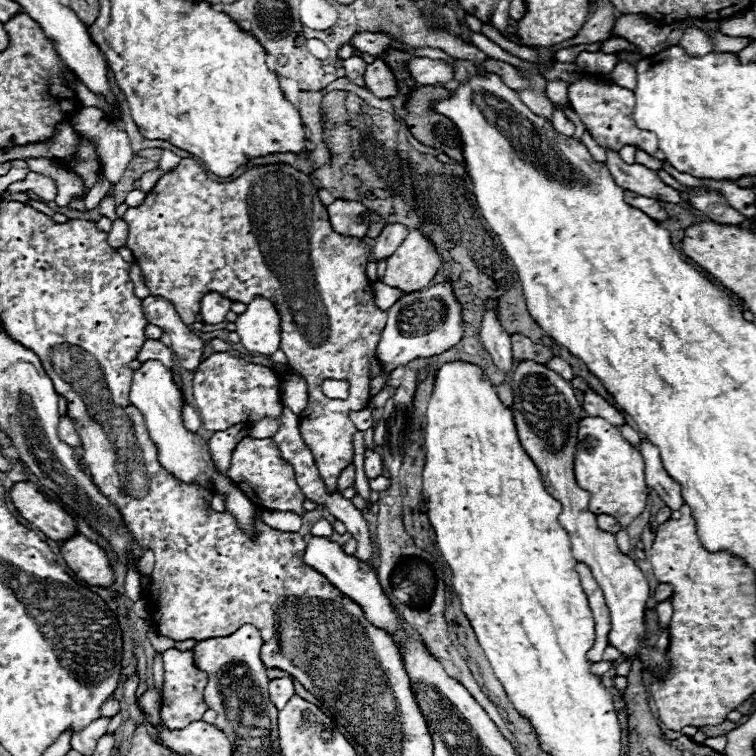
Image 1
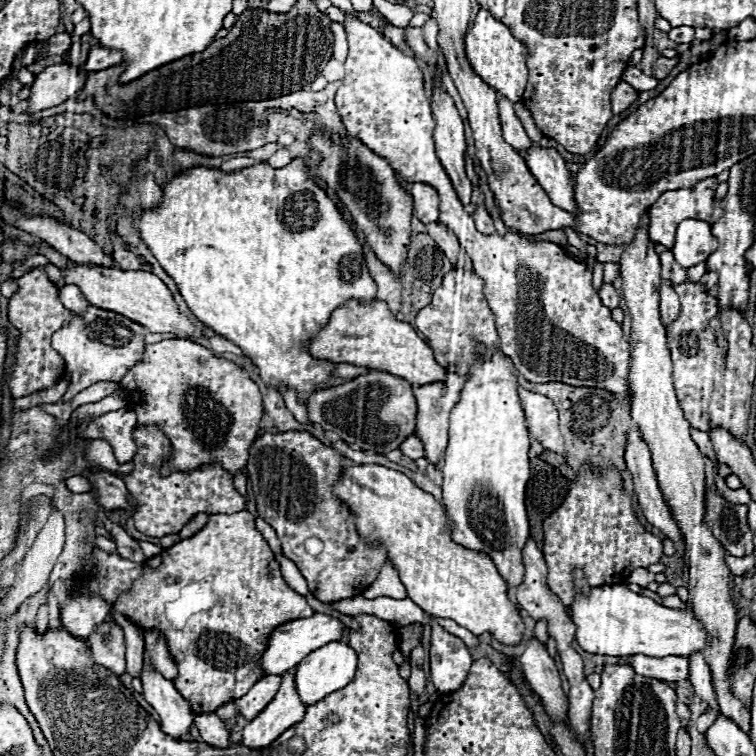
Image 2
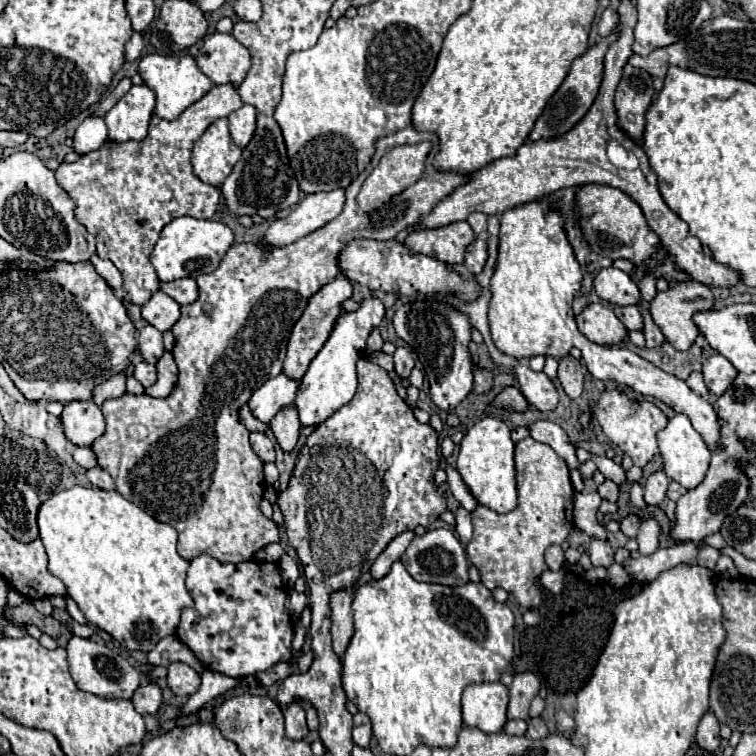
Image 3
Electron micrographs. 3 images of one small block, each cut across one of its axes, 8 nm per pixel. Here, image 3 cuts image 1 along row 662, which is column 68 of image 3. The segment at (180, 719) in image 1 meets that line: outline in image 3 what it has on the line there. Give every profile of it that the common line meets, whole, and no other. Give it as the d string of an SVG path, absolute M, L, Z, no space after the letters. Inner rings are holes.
M232 84L214 86L204 98L186 108L176 120L152 116L144 140L112 142L80 156L74 164L62 162L54 174L58 184L76 204L78 222L96 238L96 254L110 260L124 278L126 302L146 304L158 290L158 276L150 264L150 252L162 228L178 216L212 218L220 192L194 176L190 164L192 144L218 118L238 110L242 100Z

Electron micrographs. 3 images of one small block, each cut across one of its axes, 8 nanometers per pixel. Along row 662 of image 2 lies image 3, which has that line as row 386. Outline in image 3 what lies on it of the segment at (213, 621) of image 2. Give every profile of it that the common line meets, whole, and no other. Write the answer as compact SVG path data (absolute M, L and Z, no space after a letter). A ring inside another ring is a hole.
M408 126L408 128L404 128L404 130L398 130L396 134L390 134L390 136L380 138L380 140L376 142L376 154L374 154L372 162L370 162L370 164L366 166L366 170L364 170L364 172L362 172L362 174L360 174L360 176L346 188L346 204L344 204L344 210L342 210L332 222L328 222L326 226L314 230L312 234L308 234L308 236L304 236L304 238L300 238L300 240L296 240L296 242L292 242L292 244L288 244L288 246L282 246L282 248L270 248L270 250L258 248L256 244L234 244L234 246L224 254L224 262L218 266L218 270L214 270L214 272L210 272L210 274L202 274L202 276L196 278L198 288L200 288L200 298L198 298L196 302L192 302L192 304L182 306L182 316L180 316L180 320L178 320L178 322L174 324L174 328L172 328L172 332L174 332L174 336L176 336L176 344L174 344L172 354L174 354L174 360L176 360L176 364L178 364L178 372L180 372L180 374L178 374L178 384L176 384L176 388L172 390L172 394L170 394L168 398L152 398L152 396L146 396L146 394L142 394L142 396L124 394L124 396L120 396L120 398L114 398L114 400L106 400L106 402L104 402L104 406L102 406L102 414L104 414L104 418L106 418L106 434L104 434L102 438L98 438L98 440L92 444L92 452L94 452L96 458L98 458L98 466L100 466L102 470L106 470L106 472L114 478L118 494L122 494L126 500L134 502L136 506L142 506L142 510L146 510L146 512L148 512L152 518L156 518L158 522L164 522L164 524L170 524L172 528L176 528L176 532L178 532L178 554L180 554L184 560L192 560L192 558L196 558L196 556L200 556L200 554L208 554L208 556L212 556L212 558L216 558L216 560L220 560L220 562L238 564L238 562L246 562L246 560L250 560L260 548L264 548L264 546L268 546L268 544L272 544L272 542L278 542L278 528L276 528L276 524L274 524L270 518L266 518L266 516L260 512L260 508L258 508L258 504L260 504L260 500L264 498L264 492L266 492L266 482L264 482L264 462L252 452L252 446L250 446L250 442L248 442L248 434L250 434L250 432L248 432L248 428L246 428L244 424L240 424L240 420L238 420L238 410L240 410L242 404L246 404L246 402L250 400L252 392L258 390L258 386L262 386L266 380L270 380L270 378L274 378L274 376L278 376L278 374L282 372L282 360L284 360L284 356L286 356L286 342L288 342L288 336L290 336L290 332L292 332L292 326L294 326L296 320L302 316L302 312L304 312L304 308L306 308L306 304L308 304L308 298L310 298L314 292L318 292L324 284L328 284L330 280L334 280L336 274L340 272L340 268L338 268L338 256L340 256L340 252L344 250L344 246L350 244L350 242L356 240L356 238L392 240L402 228L406 228L406 226L418 222L418 220L420 220L422 216L426 216L426 214L428 214L428 212L430 212L430 210L432 210L444 196L448 196L456 186L460 186L460 184L466 182L466 176L462 176L462 174L436 170L434 166L430 166L430 158L428 158L428 166L426 166L426 170L424 170L426 176L422 176L416 184L412 184L412 186L410 186L408 190L404 190L402 194L394 196L394 198L392 198L388 204L384 204L382 208L378 208L378 210L374 210L374 212L370 212L370 214L360 212L358 206L356 206L356 194L358 194L362 182L368 178L368 174L376 168L376 164L380 162L380 158L386 154L386 150L390 150L390 148L394 148L394 146L400 146L400 144L418 144L418 142L430 142L430 144L434 144L430 156L434 156L434 154L438 152L438 146L436 146L436 144L438 144L438 136L432 134L432 132L418 132L418 130L414 130L412 126Z

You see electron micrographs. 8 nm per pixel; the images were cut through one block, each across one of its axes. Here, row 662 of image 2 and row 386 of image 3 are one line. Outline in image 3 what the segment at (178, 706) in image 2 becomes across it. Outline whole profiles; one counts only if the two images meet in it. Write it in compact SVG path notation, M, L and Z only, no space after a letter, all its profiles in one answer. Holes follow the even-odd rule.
M138 362L136 368L134 368L134 378L144 386L152 386L156 382L156 366L152 364L146 364L146 362Z

